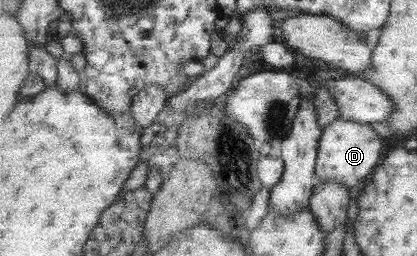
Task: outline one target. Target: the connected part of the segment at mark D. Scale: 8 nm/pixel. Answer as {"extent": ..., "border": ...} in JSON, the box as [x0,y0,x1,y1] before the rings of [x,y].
{"extent":[317,118,384,188],"border":[[[339,118],[322,133],[317,158],[317,177],[320,182],[337,182],[345,184],[348,188],[358,186],[372,170],[380,164],[384,144],[369,124],[360,124],[353,120]]]}

